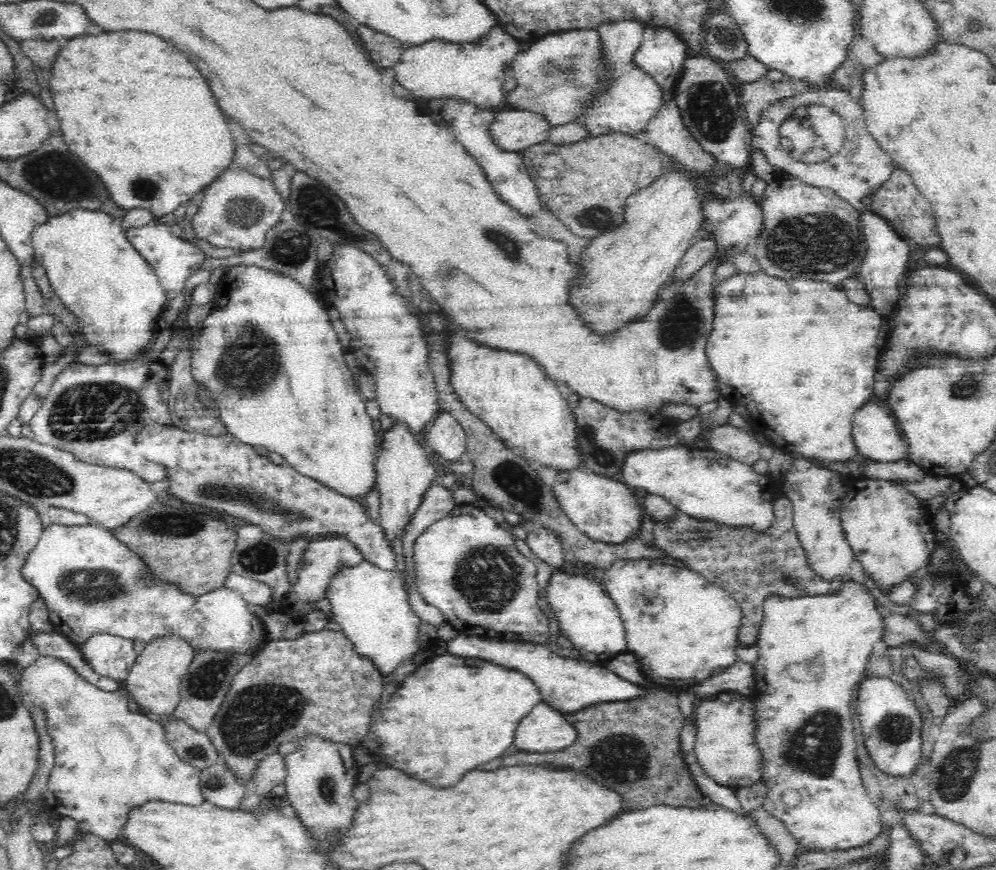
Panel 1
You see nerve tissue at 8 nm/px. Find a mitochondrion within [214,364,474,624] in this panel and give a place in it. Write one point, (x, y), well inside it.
(261, 558)

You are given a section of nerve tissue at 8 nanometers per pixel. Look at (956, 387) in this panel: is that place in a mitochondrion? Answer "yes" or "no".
yes

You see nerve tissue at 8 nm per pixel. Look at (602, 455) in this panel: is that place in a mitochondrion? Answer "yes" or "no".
yes

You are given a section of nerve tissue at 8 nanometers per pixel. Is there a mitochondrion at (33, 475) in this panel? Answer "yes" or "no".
yes

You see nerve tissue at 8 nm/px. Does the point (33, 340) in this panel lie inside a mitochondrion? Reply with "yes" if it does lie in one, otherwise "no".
no

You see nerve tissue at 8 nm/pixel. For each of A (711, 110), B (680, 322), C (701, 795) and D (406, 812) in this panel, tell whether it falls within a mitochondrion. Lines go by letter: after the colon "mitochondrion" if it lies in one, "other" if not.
A: mitochondrion
B: mitochondrion
C: other
D: other

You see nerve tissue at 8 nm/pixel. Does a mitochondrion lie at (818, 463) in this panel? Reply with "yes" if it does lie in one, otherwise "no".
no

